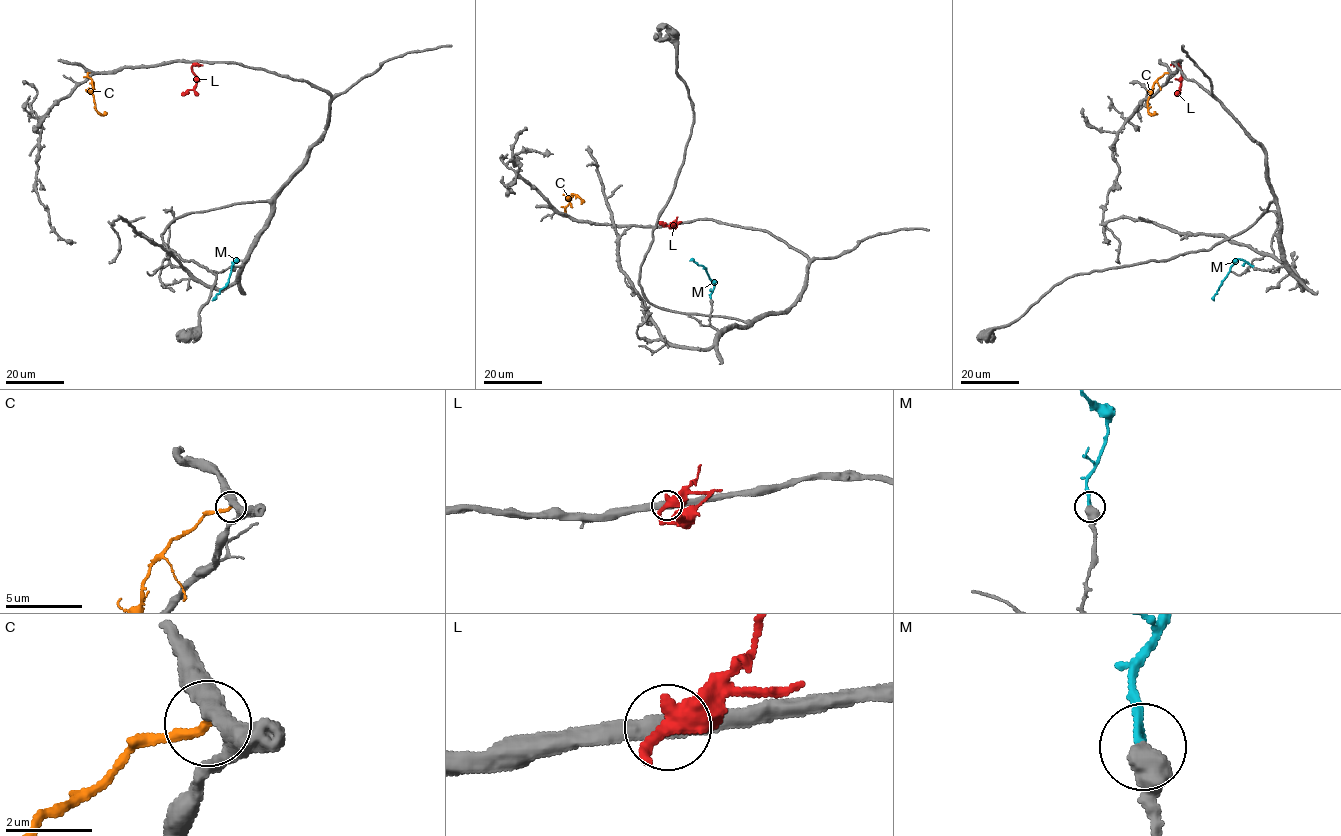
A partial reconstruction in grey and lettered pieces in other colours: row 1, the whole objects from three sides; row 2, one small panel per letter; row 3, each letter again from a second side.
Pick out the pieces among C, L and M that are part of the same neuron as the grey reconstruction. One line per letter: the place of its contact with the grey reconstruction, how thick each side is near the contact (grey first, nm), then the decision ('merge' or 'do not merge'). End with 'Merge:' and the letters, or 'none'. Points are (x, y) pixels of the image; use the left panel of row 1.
C: meets grey at (89, 72); 420 nm thick on the grey side, 220 nm on the other; do not merge
L: meets grey at (193, 62); 380 nm thick on the grey side, 300 nm on the other; do not merge
M: meets grey at (233, 267); 550 nm thick on the grey side, 200 nm on the other; merge
Merge: M

